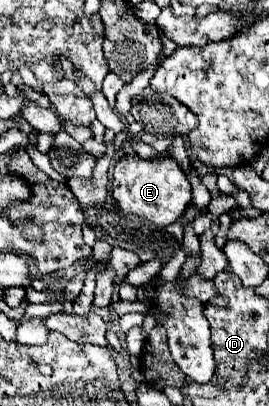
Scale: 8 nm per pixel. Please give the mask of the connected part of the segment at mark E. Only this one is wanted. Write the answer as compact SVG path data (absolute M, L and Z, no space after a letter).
M122 156L114 166L112 196L122 212L136 214L164 228L184 216L192 200L192 186L174 158L144 160L140 156Z

